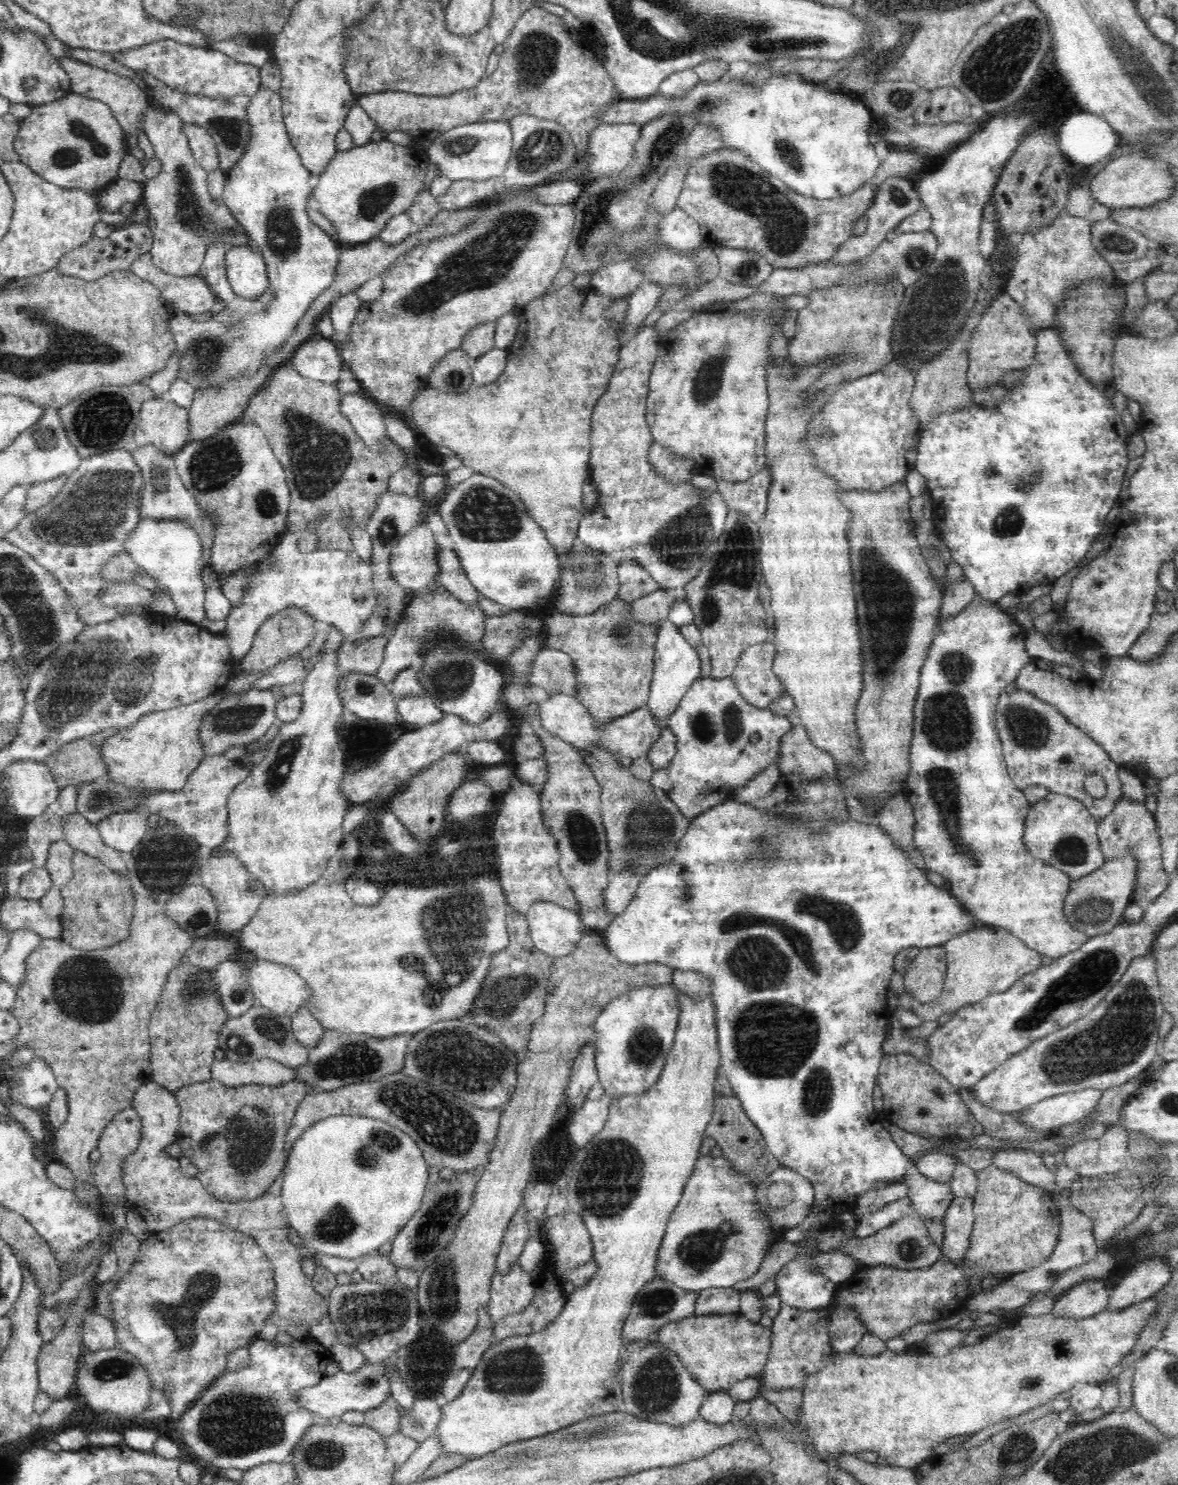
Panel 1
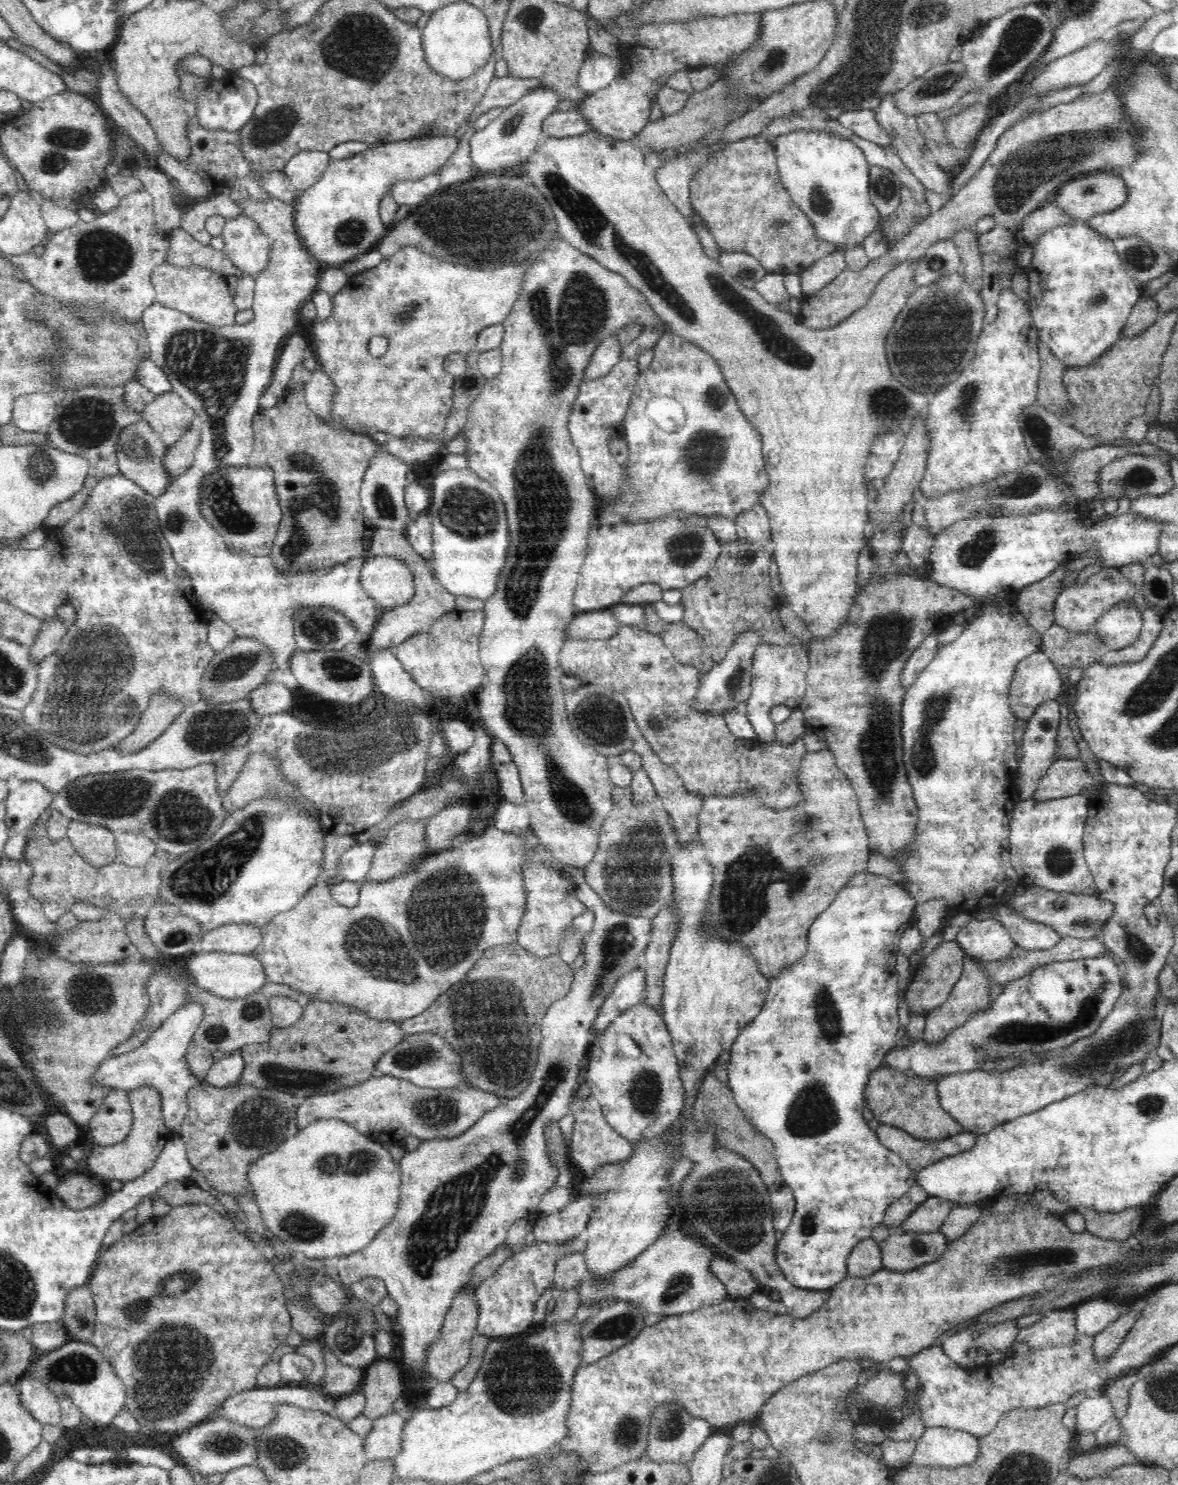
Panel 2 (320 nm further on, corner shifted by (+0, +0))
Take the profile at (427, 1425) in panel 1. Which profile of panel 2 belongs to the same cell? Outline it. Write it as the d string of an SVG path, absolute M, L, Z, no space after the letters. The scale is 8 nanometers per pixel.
M393 1410L374 1420L372 1430L366 1436L364 1443L368 1463L388 1460L400 1452L402 1431L407 1418Z

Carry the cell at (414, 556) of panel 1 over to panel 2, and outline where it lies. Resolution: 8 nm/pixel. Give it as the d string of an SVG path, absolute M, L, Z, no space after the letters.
M390 556L366 559L360 578L364 591L384 611L408 604L415 594L412 571Z

